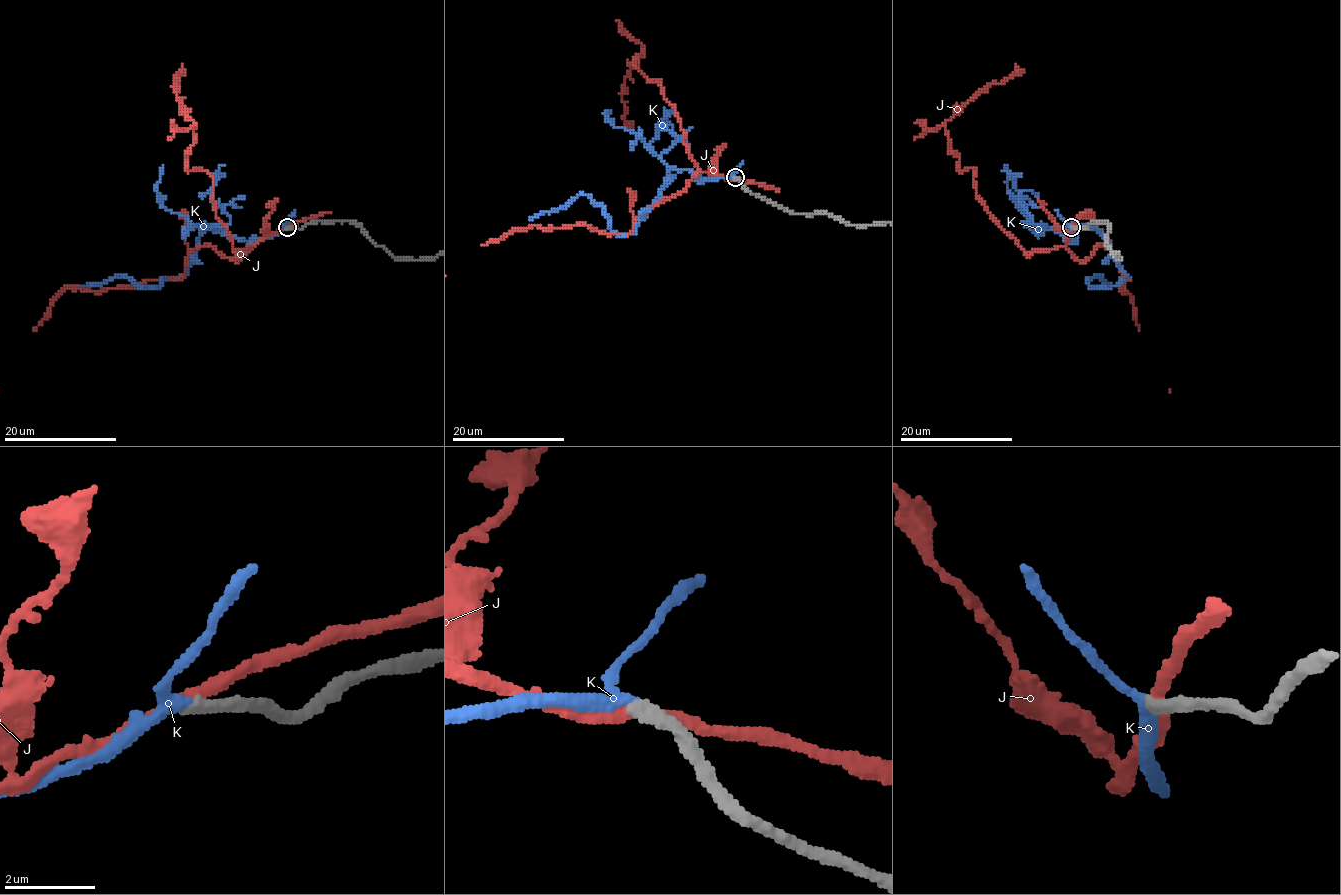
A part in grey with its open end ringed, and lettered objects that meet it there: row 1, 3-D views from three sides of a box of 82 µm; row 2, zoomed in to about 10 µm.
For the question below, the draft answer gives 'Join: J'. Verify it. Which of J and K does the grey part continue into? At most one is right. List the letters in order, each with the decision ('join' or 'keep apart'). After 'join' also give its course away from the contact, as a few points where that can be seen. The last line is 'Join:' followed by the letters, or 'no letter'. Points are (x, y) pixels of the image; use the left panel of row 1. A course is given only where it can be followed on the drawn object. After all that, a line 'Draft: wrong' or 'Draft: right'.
J: keep apart
K: join; course (286, 227), (246, 241), (211, 226), (187, 272), (163, 278), (156, 287), (117, 275), (82, 286)
Join: K
Draft: wrong

